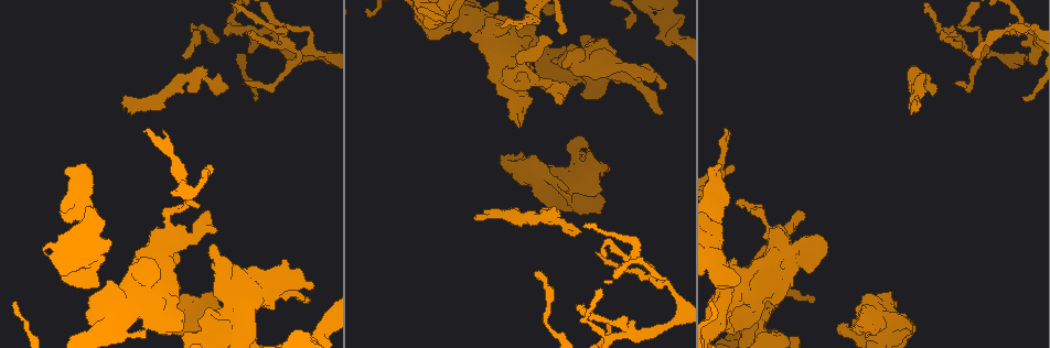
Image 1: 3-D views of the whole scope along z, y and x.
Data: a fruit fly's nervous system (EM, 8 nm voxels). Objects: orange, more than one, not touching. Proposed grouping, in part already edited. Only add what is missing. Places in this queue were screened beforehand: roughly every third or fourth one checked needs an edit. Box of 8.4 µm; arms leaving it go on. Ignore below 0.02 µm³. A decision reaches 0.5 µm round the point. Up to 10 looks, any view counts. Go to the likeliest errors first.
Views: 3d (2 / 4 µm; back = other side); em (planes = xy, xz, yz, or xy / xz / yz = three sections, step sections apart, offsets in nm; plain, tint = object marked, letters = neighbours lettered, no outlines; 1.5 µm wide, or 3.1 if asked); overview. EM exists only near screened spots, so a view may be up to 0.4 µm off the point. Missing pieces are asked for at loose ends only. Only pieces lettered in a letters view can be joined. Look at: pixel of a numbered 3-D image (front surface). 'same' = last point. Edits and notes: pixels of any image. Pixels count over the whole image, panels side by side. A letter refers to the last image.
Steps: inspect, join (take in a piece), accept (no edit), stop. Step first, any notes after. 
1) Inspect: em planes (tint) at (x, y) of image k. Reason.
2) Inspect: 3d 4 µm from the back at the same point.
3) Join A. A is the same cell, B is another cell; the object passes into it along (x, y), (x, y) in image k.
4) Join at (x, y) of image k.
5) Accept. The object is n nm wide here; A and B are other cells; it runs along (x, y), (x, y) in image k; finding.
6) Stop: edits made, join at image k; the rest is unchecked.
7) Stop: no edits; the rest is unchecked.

Inspect: em planes (letters) at (473, 218) of image 1. An open end.

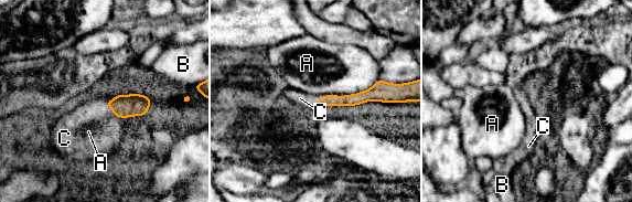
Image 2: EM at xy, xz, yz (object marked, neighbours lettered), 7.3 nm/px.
Join C. The longest contact is with A, 320 nm; C is the same cell, A and B are other cells; it goes on there.

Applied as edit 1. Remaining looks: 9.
Inspect: em planes (tint) at (856, 322) of image 1.

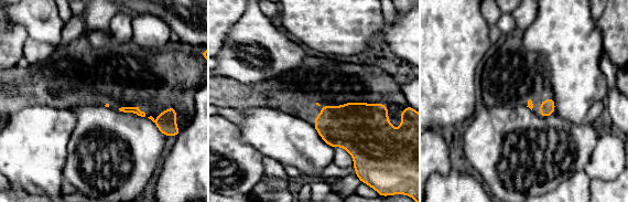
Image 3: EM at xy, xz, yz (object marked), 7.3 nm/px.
Inspect: em planes (letters) at the same point.

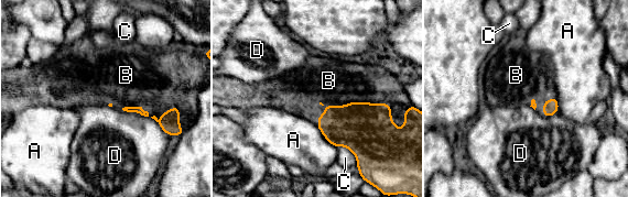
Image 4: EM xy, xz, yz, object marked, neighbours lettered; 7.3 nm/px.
Join B. B is the same cell, A, C and D are other cells; the object passes into it along (367, 130), (353, 102), (328, 80) in image 4; it goes on there.

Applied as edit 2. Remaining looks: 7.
Inspect: overview. Redraw.

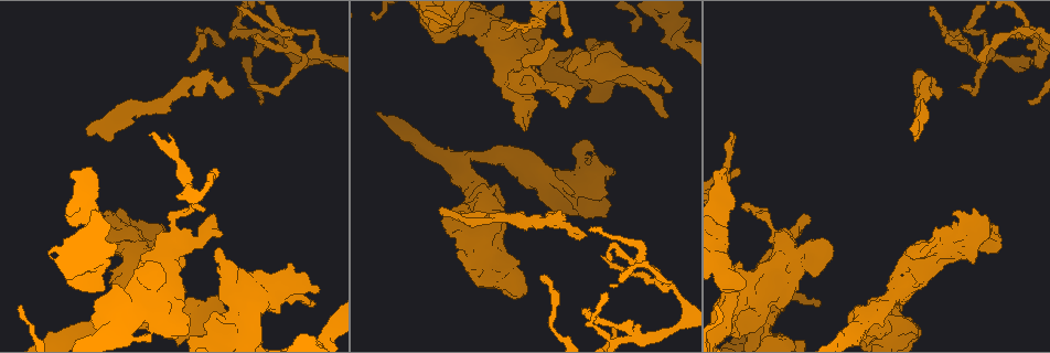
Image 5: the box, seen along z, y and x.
Inspect: 3d 2 µm at (670, 91) of image 5. An open end.

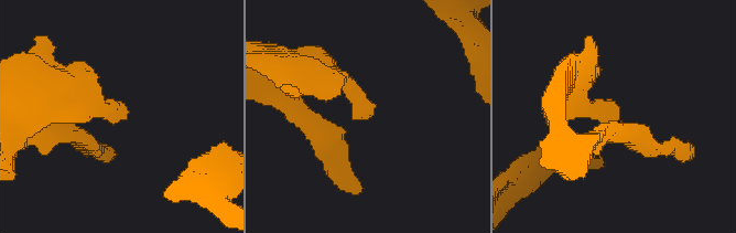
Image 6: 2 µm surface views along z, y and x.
Inspect: em yz step 4 (tint) at (615, 119) of image 6. Now the EM.

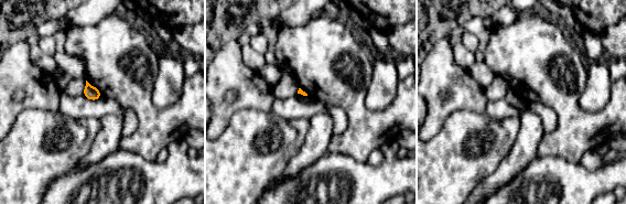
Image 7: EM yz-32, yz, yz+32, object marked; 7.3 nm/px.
Inspect: em planes (letters) at the same point.

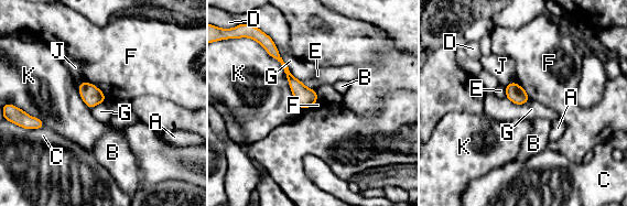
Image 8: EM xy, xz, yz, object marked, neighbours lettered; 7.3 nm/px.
Accept. The object is 140 nm wide here; A, B, C, D, E, F, G, J and K are other cells; it runs along (270, 46), (293, 83), (312, 101) in image 8; none of them fits.

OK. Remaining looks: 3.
Inspect: em planes (letters) at (254, 38) of image 5. An open end.

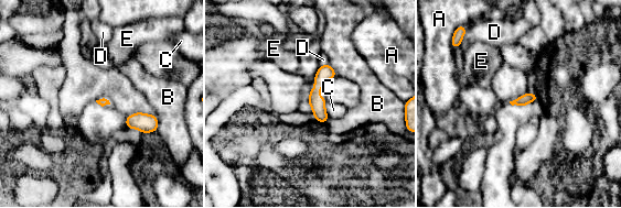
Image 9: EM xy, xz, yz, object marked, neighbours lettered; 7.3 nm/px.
Accept. A, B, C, D and E are other cells; no lettered piece goes on from it.

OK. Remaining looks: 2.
Stop: edits made, join at image 2, join at image 4; the rest is unchecked.

